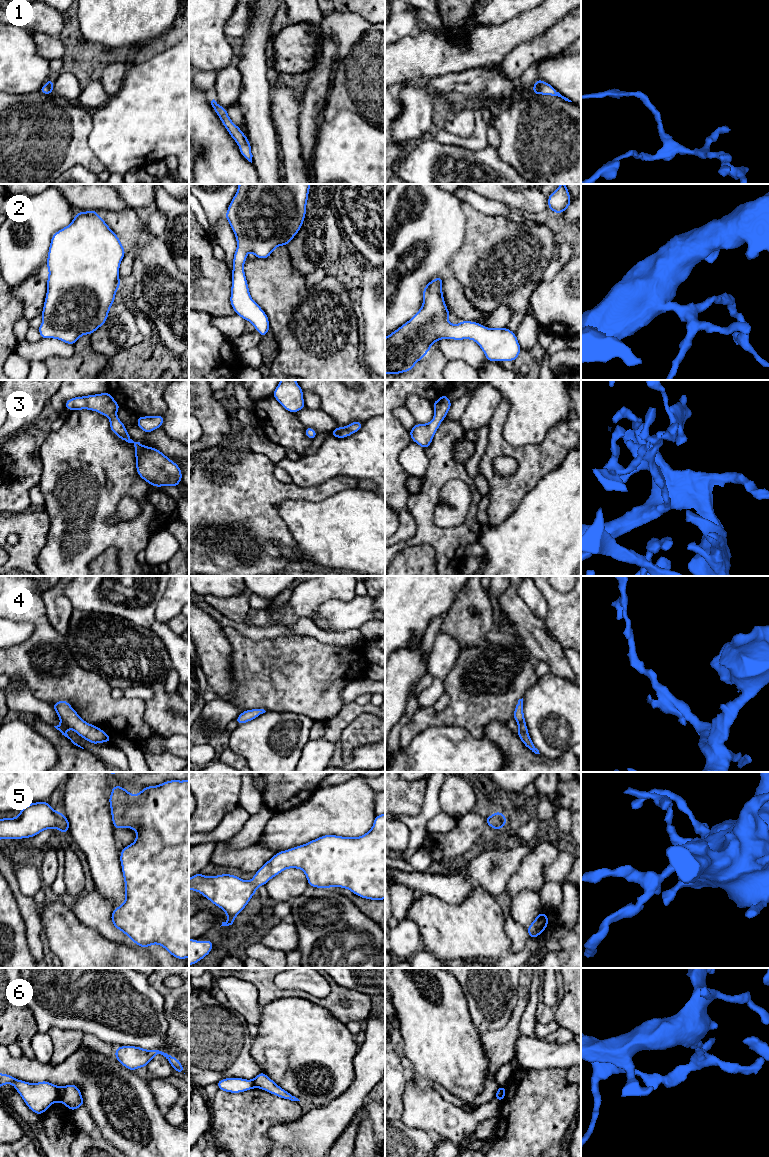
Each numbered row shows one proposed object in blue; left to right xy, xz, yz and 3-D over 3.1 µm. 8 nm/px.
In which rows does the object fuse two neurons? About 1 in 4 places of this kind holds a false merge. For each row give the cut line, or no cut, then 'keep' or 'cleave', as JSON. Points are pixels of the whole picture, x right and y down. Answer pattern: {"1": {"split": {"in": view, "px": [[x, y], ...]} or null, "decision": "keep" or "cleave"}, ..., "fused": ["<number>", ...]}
{"1": {"split": null, "decision": "keep"}, "2": {"split": null, "decision": "keep"}, "3": {"split": null, "decision": "keep"}, "4": {"split": null, "decision": "keep"}, "5": {"split": null, "decision": "keep"}, "6": {"split": {"in": "xy", "px": [[59, 1087], [57, 1100]]}, "decision": "cleave"}, "fused": ["6"]}

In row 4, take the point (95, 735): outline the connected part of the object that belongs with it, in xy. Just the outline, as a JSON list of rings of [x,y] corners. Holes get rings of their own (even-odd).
[[[60,700],[51,706],[57,712],[58,718],[62,721],[59,725],[54,727],[62,735],[70,739],[74,745],[84,749],[68,736],[68,728],[75,731],[80,737],[89,741],[91,744],[112,741],[112,737],[107,735],[101,728],[84,721],[66,700]]]

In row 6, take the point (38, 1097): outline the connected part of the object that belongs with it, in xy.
[[[0,1073],[0,1086],[5,1084],[12,1084],[27,1107],[37,1115],[41,1115],[47,1111],[53,1103],[58,1101],[59,1086],[48,1081],[32,1084],[17,1080],[11,1075]]]

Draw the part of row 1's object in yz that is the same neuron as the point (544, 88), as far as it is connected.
[[[537,79],[535,84],[532,87],[534,95],[542,94],[542,95],[549,95],[549,96],[558,96],[564,99],[565,101],[572,102],[568,98],[562,96],[559,92],[555,90],[555,88],[548,84],[547,82]]]

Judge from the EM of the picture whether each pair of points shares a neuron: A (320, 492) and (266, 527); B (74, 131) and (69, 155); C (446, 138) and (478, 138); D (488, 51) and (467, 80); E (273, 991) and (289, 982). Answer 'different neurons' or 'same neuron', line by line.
A: same neuron
B: same neuron
C: same neuron
D: different neurons
E: different neurons

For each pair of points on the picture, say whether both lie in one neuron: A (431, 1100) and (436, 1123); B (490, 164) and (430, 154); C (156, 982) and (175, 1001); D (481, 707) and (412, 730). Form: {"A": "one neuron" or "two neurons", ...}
{"A": "one neuron", "B": "one neuron", "C": "one neuron", "D": "one neuron"}

